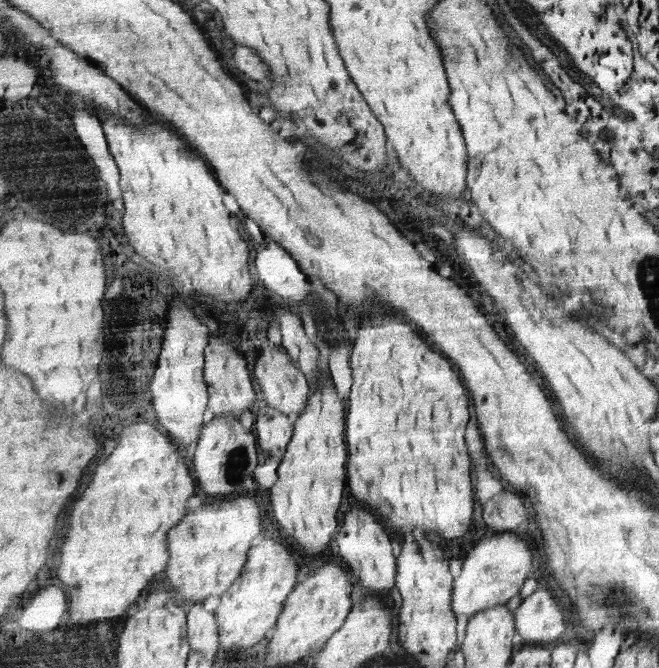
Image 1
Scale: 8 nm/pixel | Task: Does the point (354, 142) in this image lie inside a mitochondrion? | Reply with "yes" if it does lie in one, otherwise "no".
no

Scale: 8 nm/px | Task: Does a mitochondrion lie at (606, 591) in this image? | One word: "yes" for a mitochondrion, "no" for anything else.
yes

